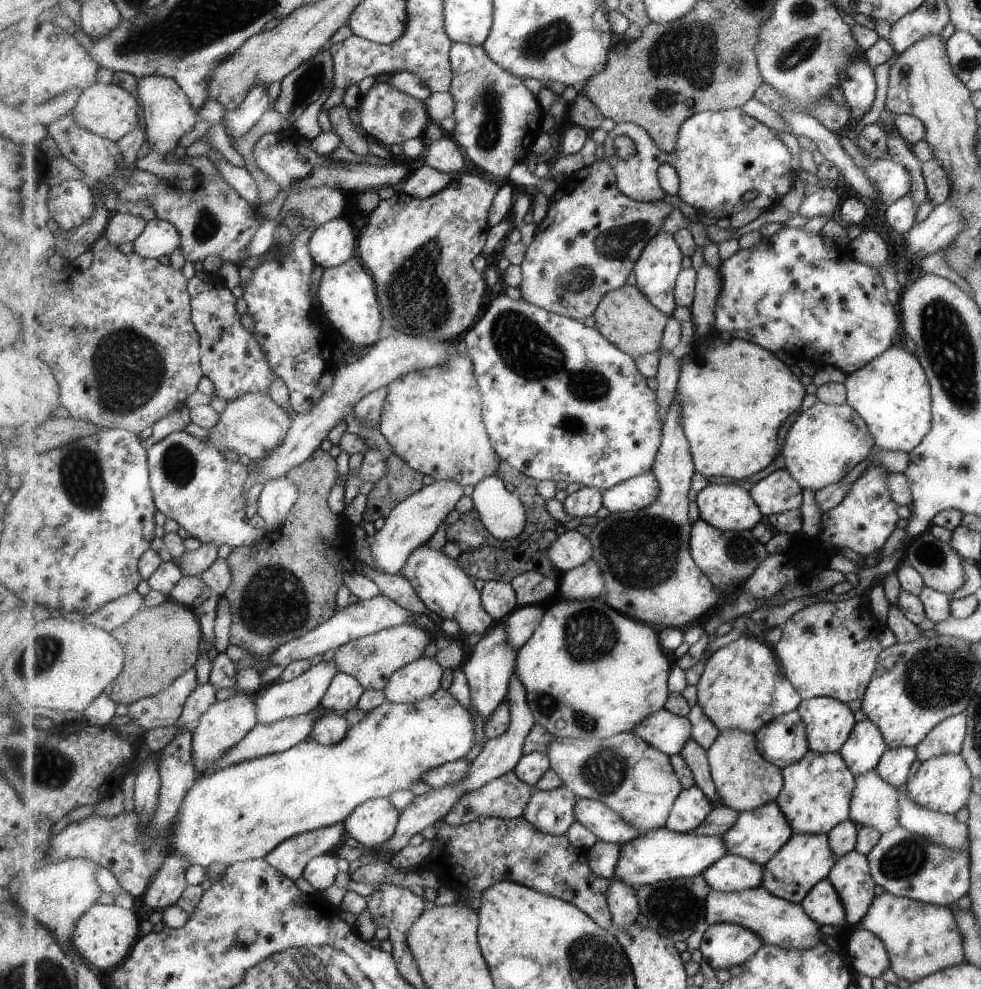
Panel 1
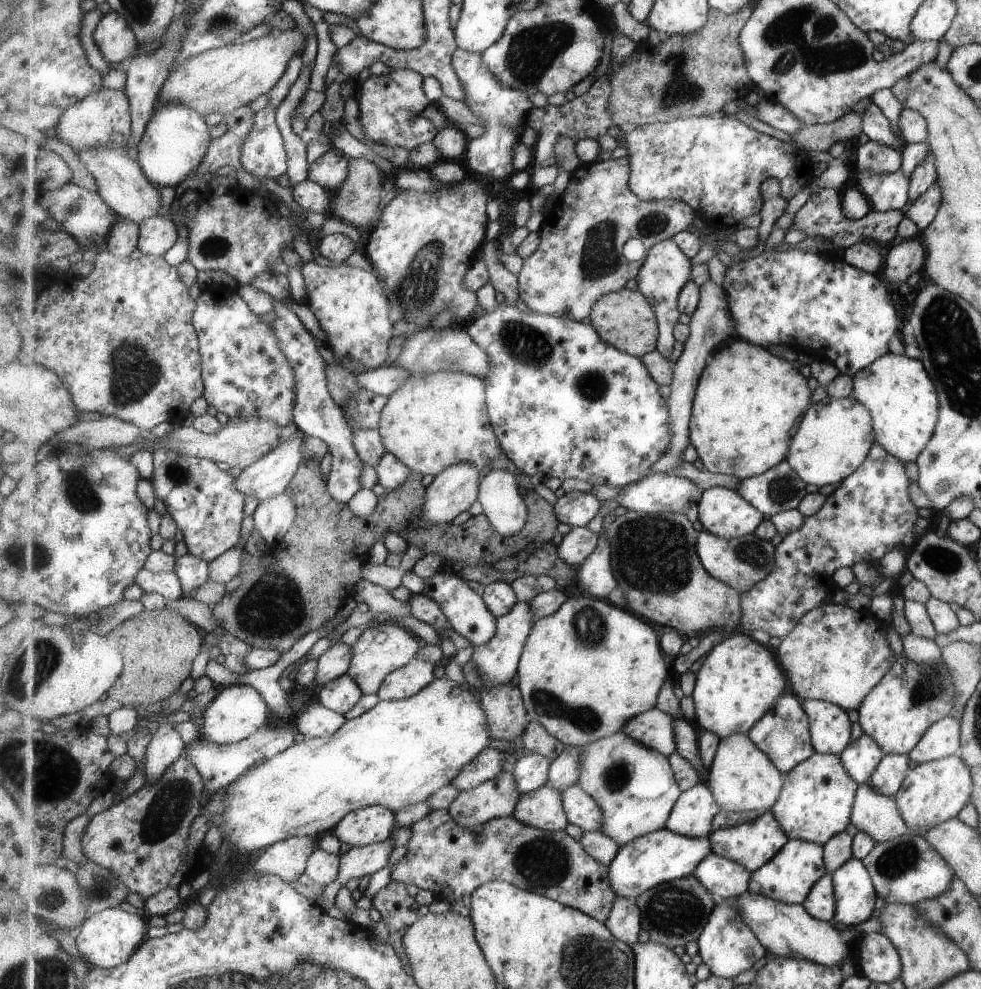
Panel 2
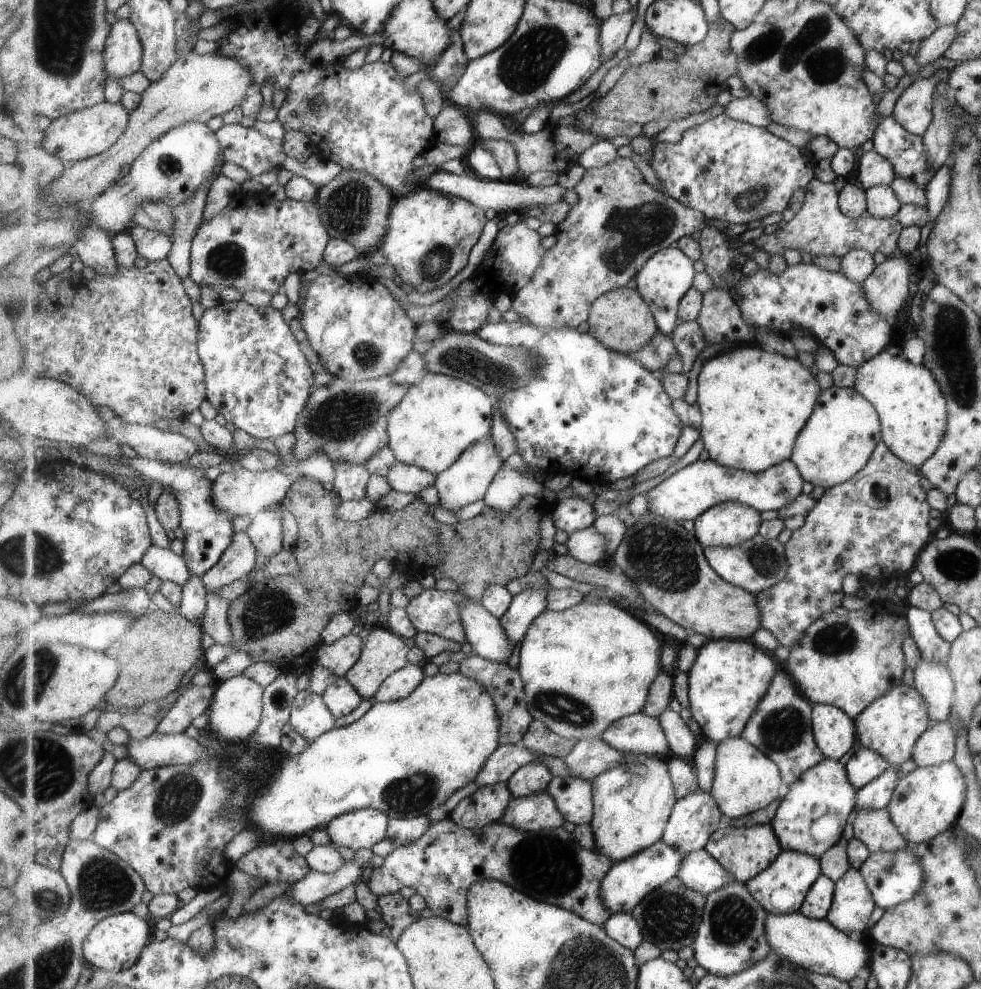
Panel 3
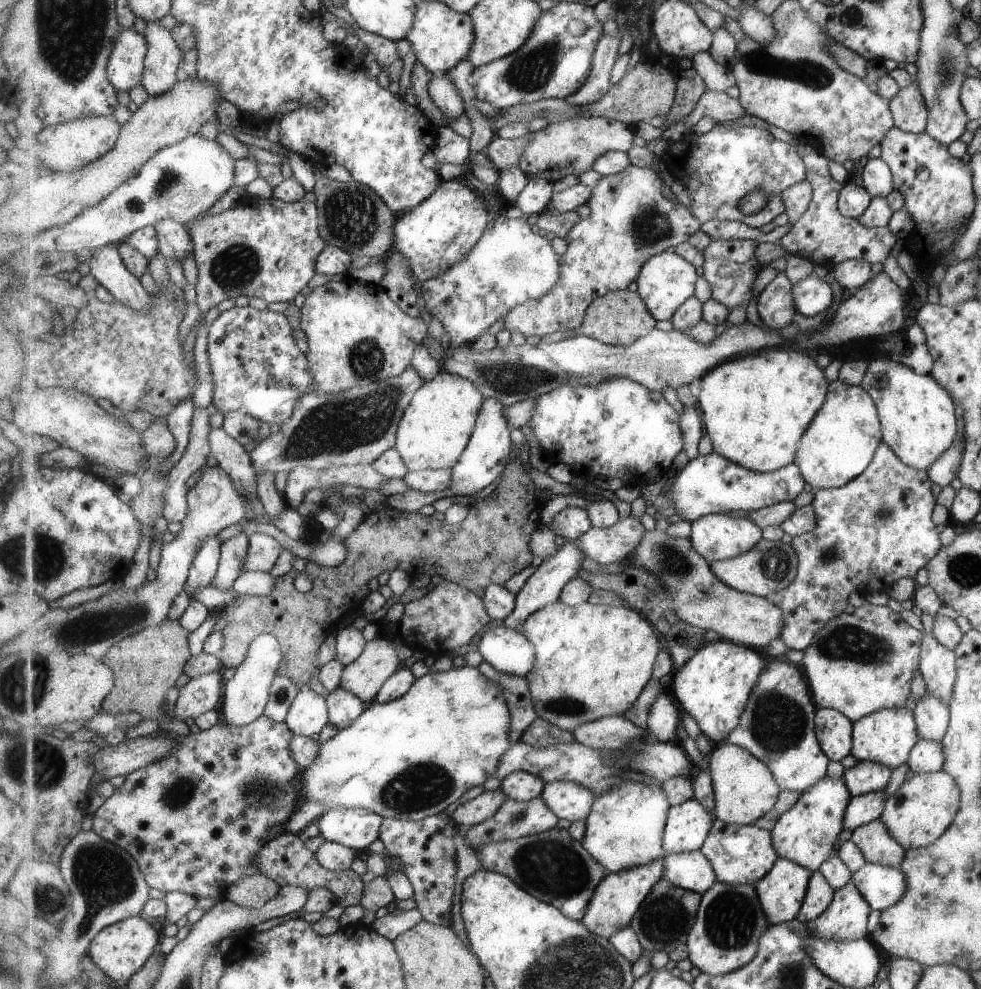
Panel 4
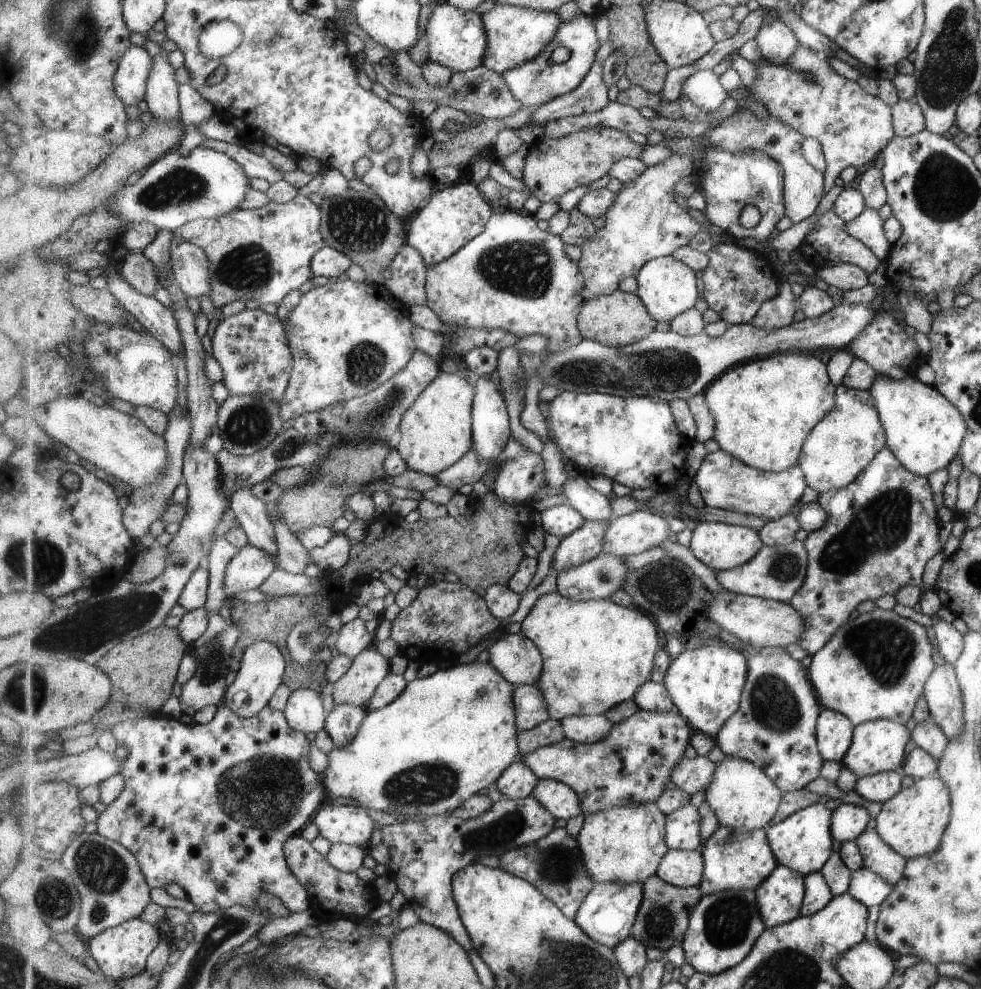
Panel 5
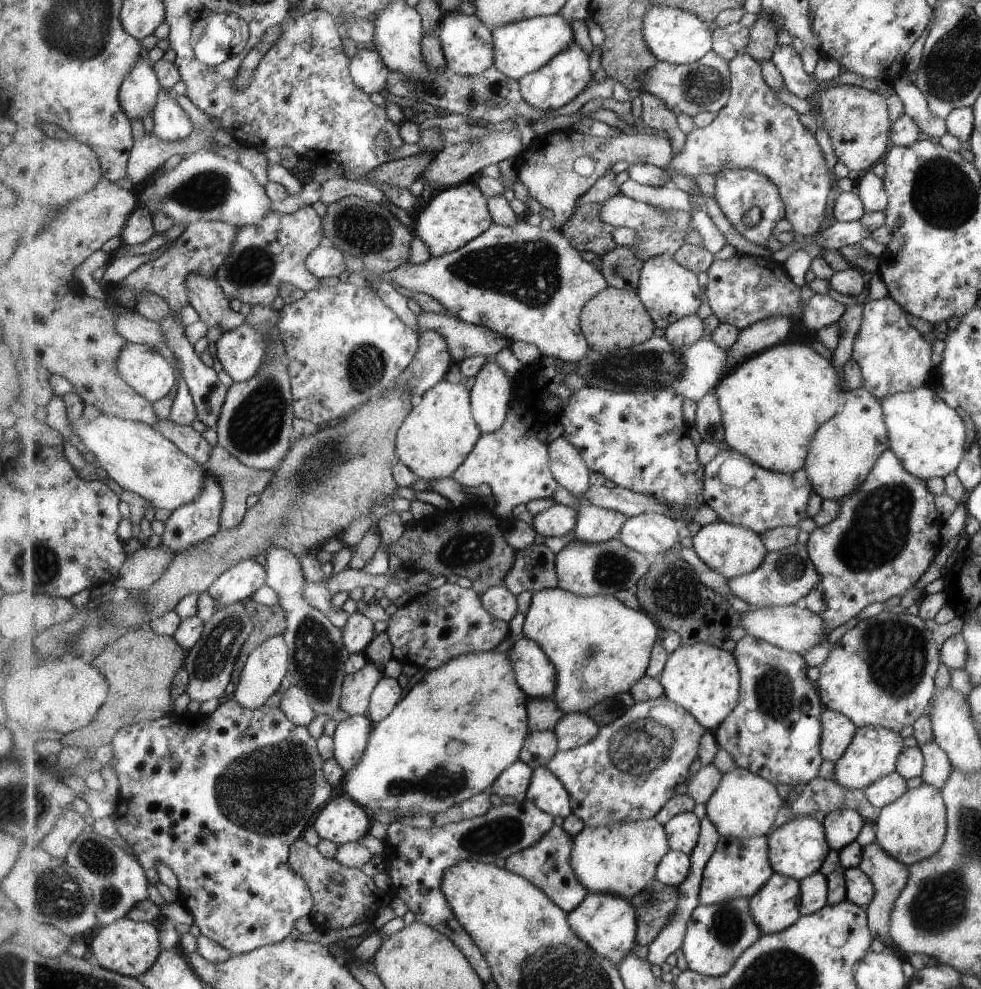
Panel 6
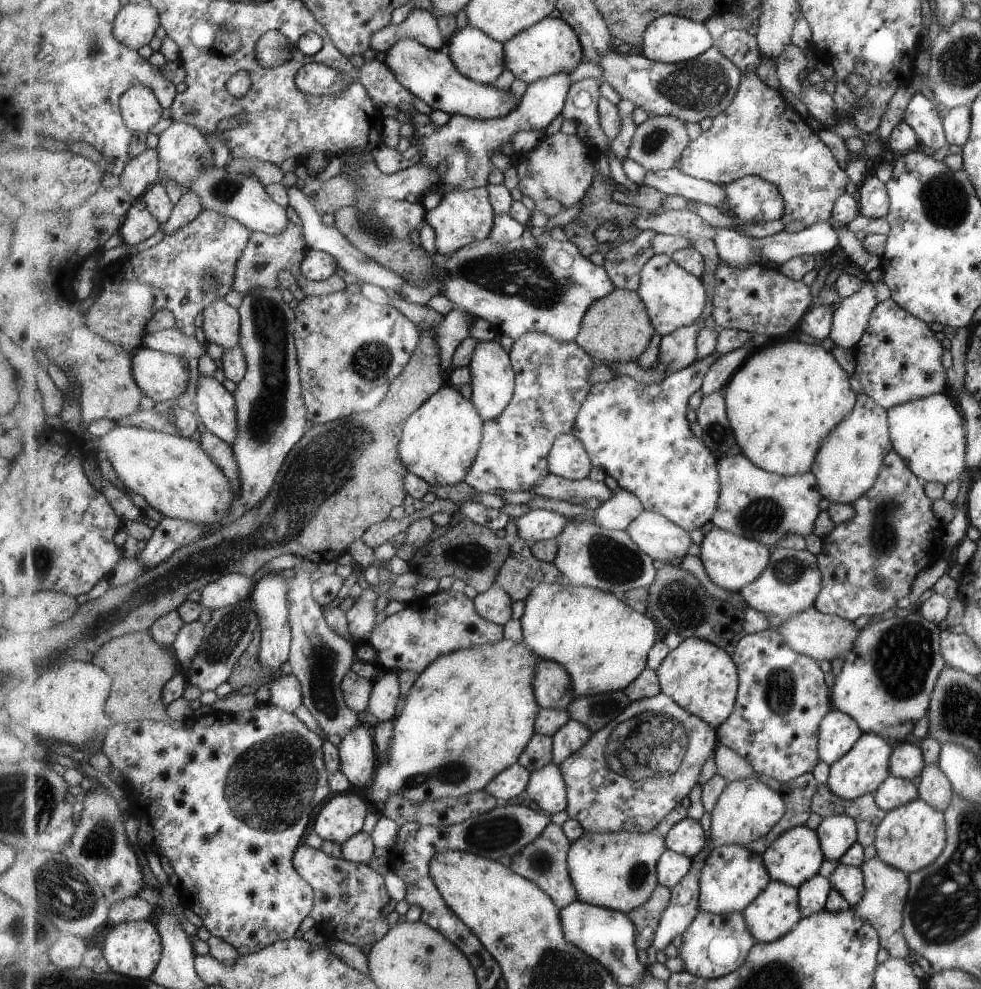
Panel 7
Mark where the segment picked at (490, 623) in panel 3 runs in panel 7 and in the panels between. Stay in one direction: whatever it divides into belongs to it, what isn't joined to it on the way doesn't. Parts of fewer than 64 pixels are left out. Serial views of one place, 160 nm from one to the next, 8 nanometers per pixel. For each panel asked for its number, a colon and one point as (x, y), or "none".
4: (511, 652)
5: (518, 658)
6: (535, 671)
7: (554, 686)

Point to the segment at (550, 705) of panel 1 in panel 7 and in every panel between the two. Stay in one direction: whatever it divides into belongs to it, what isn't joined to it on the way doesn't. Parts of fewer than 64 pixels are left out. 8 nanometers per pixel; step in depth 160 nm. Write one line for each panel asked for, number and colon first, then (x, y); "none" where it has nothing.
2: (585, 670)
3: (584, 668)
4: (592, 661)
5: (597, 653)
6: (601, 647)
7: (604, 643)

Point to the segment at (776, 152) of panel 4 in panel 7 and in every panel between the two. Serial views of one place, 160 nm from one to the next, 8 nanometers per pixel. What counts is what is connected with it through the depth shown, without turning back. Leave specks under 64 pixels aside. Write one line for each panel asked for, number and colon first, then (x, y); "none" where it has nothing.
5: (731, 180)
6: (738, 190)
7: (754, 199)

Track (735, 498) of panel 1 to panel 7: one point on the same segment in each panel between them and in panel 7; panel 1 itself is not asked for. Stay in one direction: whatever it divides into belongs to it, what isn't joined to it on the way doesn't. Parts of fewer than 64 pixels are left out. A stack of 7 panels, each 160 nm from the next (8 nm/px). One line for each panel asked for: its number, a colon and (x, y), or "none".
2: (723, 511)
3: (727, 524)
4: (716, 536)
5: (721, 546)
6: (731, 550)
7: (732, 562)

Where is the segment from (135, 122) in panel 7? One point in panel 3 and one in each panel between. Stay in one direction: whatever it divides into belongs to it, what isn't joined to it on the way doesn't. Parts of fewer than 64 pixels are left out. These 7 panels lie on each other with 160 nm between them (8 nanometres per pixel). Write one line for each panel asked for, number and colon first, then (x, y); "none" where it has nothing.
3: (124, 52)
4: (126, 66)
5: (132, 77)
6: (139, 93)

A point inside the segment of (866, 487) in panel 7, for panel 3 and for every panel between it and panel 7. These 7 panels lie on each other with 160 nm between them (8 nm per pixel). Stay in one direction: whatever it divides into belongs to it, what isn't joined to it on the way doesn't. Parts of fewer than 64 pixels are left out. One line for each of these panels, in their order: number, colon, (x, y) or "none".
3: (838, 441)
4: (839, 444)
5: (840, 447)
6: (844, 450)

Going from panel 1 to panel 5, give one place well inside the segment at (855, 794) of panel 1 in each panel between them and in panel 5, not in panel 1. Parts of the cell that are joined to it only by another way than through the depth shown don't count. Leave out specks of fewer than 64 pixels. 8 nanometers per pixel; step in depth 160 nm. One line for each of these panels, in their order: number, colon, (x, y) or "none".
2: (877, 816)
3: (874, 827)
4: (873, 839)
5: (879, 857)

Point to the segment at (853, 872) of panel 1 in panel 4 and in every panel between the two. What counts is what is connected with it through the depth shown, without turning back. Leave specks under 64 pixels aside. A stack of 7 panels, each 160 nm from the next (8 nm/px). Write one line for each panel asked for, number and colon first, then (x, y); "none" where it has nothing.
2: (854, 894)
3: (852, 903)
4: (844, 920)

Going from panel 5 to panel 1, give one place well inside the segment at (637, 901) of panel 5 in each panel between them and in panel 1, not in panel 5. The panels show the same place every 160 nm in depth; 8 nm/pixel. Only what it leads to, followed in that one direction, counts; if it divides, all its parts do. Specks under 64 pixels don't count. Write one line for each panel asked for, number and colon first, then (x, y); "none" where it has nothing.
1: (658, 855)
2: (663, 856)
3: (631, 879)
4: (619, 896)

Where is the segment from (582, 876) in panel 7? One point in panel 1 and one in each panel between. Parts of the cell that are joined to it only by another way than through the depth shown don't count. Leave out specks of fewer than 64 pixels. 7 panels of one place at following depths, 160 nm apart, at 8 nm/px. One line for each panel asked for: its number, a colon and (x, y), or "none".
1: (624, 771)
2: (636, 786)
3: (634, 801)
4: (625, 829)
5: (626, 845)
6: (622, 859)

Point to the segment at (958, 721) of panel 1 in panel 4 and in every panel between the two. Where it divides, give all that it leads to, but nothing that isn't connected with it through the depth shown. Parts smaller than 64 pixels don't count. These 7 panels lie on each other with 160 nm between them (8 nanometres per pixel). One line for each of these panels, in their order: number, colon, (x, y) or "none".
2: (942, 739)
3: (938, 744)
4: (926, 756)

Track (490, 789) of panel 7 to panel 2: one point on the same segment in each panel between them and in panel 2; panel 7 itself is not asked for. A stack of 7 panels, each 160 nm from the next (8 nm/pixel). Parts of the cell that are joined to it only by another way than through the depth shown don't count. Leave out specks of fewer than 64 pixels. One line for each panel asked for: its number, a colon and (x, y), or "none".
2: (532, 771)
3: (535, 777)
4: (520, 785)
5: (518, 781)
6: (517, 778)

